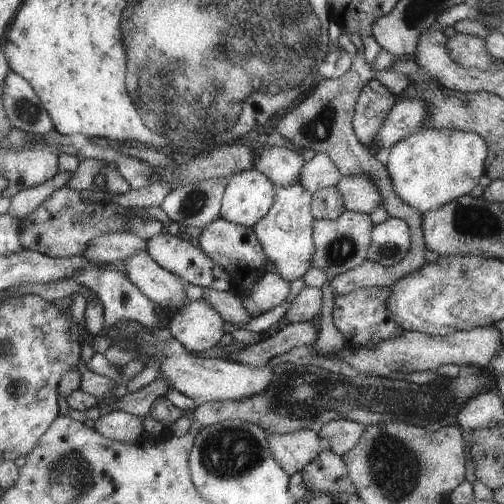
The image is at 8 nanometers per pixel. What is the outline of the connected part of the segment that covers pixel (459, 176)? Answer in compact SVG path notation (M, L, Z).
M421 127L399 140L383 156L394 192L420 212L442 208L462 194L470 194L485 175L489 143L480 134L461 130Z

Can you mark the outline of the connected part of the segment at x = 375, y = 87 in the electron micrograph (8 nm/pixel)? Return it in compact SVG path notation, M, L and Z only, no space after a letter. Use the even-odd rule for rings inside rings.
M376 78L364 85L356 101L352 120L354 132L364 147L368 149L374 144L382 124L389 118L397 101L397 95Z

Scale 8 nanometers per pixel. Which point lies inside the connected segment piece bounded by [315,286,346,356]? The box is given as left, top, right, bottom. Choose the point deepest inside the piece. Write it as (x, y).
(331, 340)

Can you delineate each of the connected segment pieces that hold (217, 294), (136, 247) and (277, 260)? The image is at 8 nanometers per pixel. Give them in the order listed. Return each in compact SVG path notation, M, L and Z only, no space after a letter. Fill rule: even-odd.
M204 288L202 300L209 300L222 315L222 320L234 326L244 326L253 316L244 308L239 297L229 291L218 291L214 288Z
M128 231L108 233L93 240L85 257L95 263L102 262L102 265L120 264L132 254L137 254L140 250L146 251L146 242L147 240Z
M300 181L277 188L276 198L268 214L252 227L266 258L274 264L276 274L288 282L298 280L312 267L315 220L311 211L312 196L314 193L306 190Z

